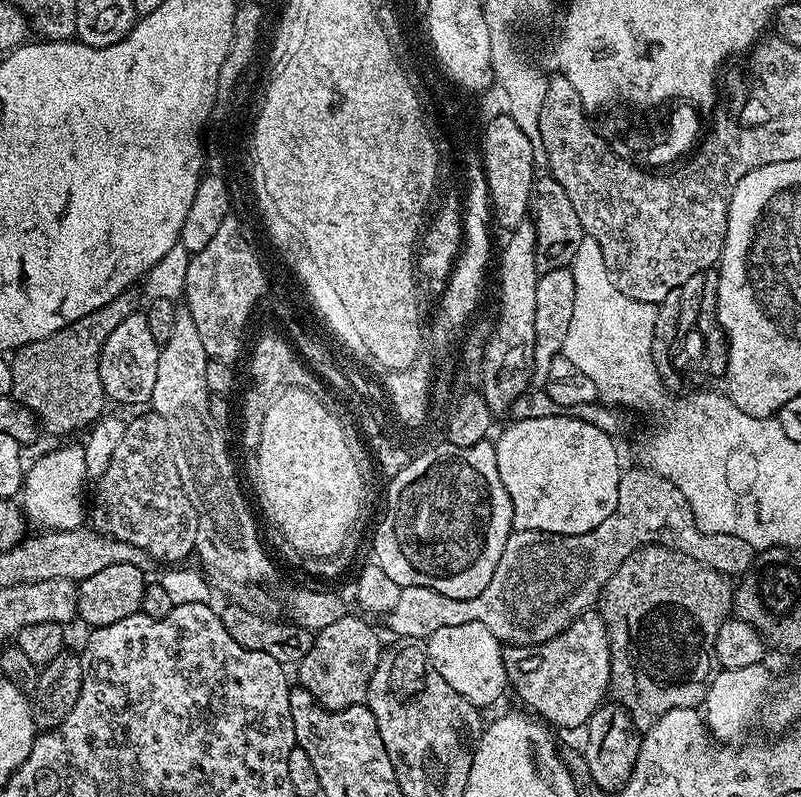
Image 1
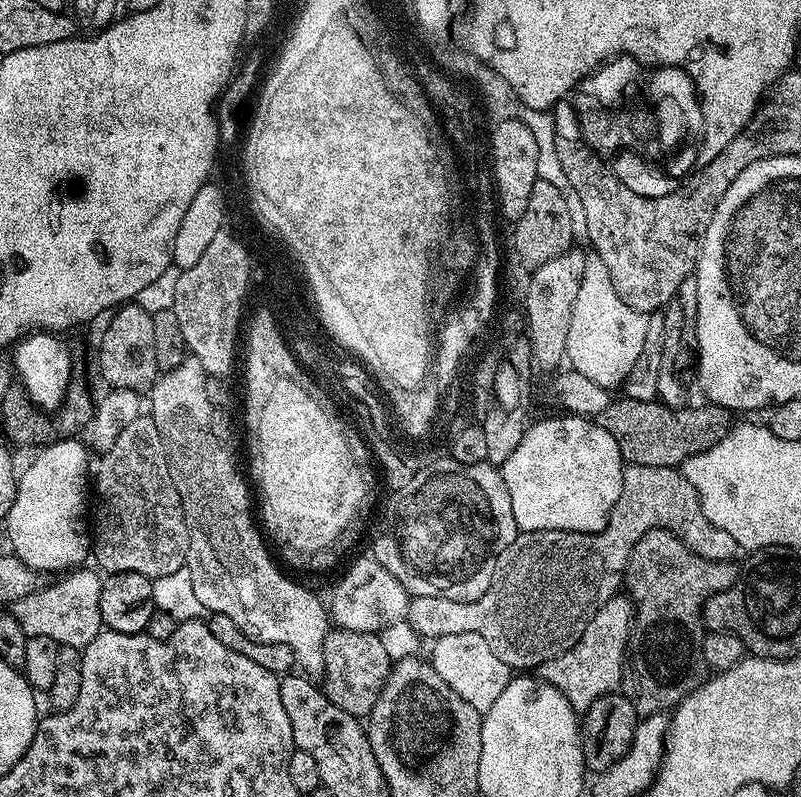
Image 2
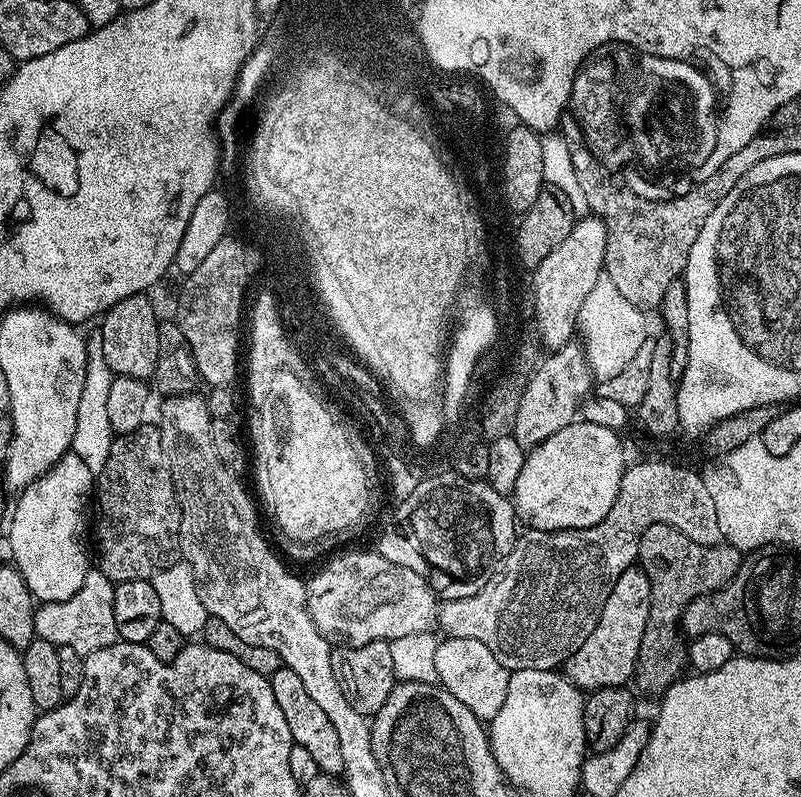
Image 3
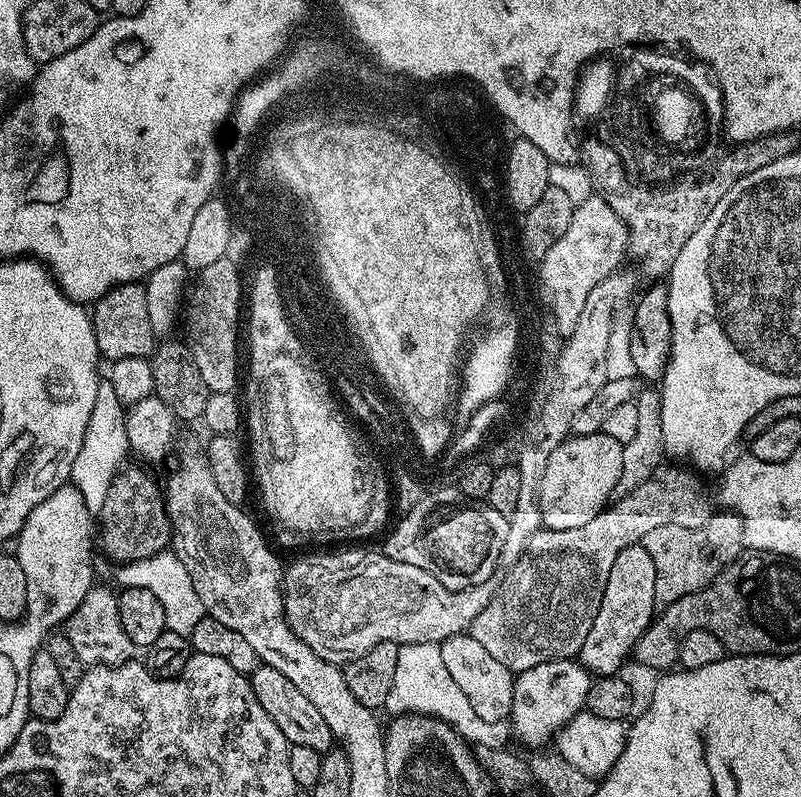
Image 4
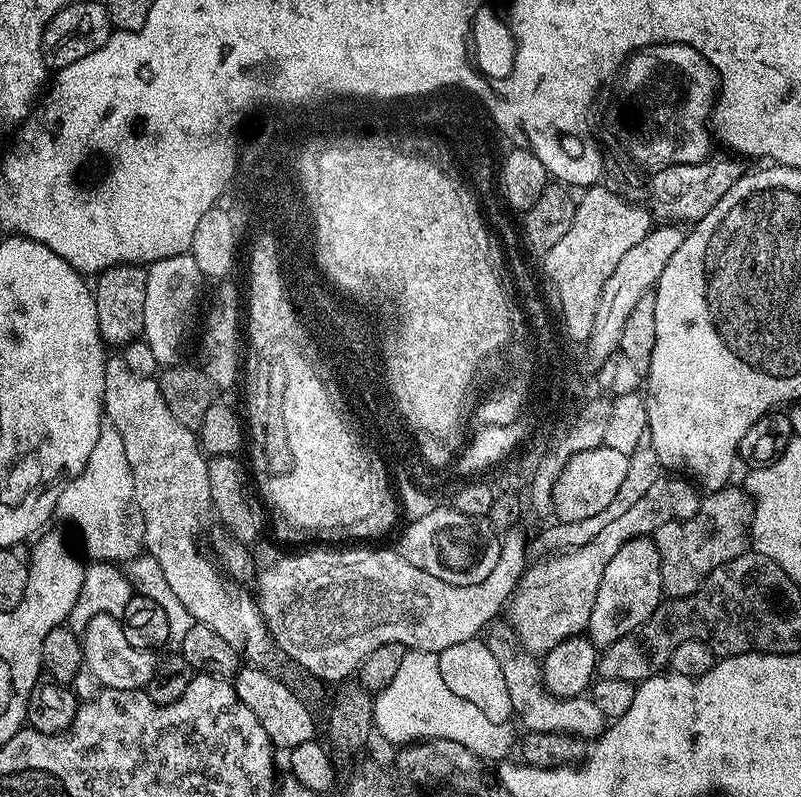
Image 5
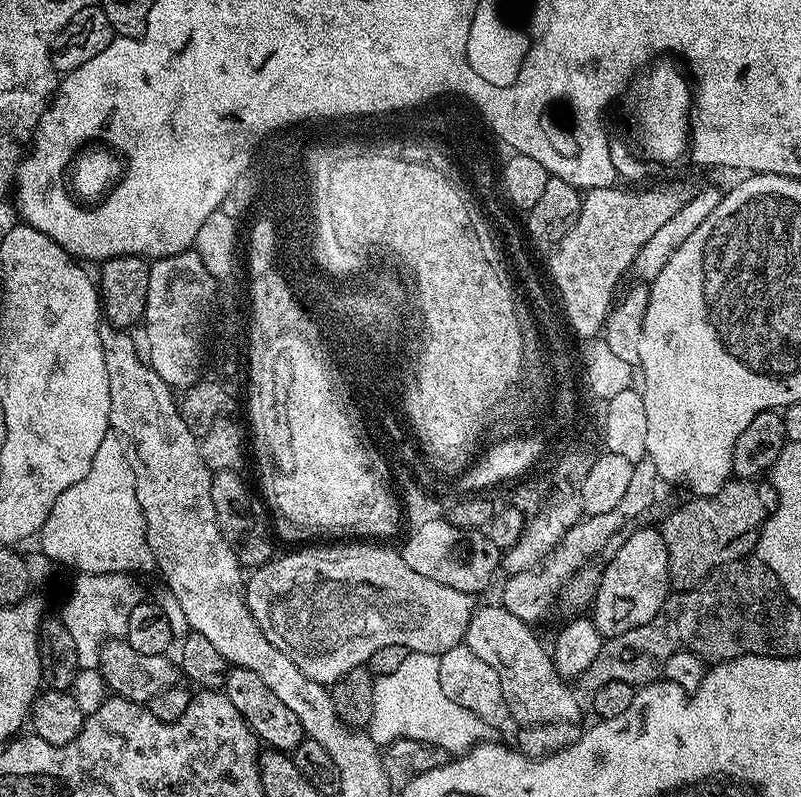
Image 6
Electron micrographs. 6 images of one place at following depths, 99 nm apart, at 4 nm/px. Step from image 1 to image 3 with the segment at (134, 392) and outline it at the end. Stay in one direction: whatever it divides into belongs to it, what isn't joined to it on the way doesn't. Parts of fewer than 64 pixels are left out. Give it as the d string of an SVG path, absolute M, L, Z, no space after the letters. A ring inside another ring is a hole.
M141 294L122 298L110 311L104 313L98 327L102 332L103 353L106 363L116 376L129 376L145 382L151 381L158 363L158 330L160 320L156 308Z

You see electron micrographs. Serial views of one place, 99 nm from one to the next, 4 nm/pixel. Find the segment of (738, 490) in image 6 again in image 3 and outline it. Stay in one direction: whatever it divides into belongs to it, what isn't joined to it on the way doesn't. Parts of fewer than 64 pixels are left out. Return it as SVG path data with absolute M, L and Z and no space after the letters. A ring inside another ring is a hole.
M665 524L650 526L640 535L638 567L641 572L646 574L650 584L650 614L646 622L646 630L642 634L642 642L636 659L634 684L637 689L640 687L642 691L659 697L671 684L675 684L685 675L688 664L688 644L682 635L682 621L686 606L690 606L690 602L694 598L705 596L707 592L716 592L719 588L725 588L736 577L741 559L740 549L732 547L727 542L702 546L698 542L686 538L686 534L682 534Z

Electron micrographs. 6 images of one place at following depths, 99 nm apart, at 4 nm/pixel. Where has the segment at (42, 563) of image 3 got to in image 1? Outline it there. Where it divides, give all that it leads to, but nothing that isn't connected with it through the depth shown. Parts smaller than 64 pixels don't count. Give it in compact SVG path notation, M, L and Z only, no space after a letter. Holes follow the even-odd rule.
M83 447L56 448L45 456L40 456L36 461L31 461L30 471L26 476L26 483L22 488L23 511L27 519L34 525L41 524L41 529L68 532L71 528L81 527L86 520L86 506L84 510L84 483L89 483L90 477L86 474L86 458Z

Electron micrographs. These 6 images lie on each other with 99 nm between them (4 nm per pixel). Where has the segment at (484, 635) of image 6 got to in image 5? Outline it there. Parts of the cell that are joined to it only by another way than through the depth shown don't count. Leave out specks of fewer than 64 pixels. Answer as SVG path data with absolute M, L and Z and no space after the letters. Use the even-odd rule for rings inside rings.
M523 650L514 653L503 653L500 656L502 676L506 678L506 688L510 690L510 706L515 719L533 733L565 732L581 738L599 737L606 727L606 717L598 706L587 695L581 694L575 698L561 698L552 695L542 683L542 668L535 655Z

